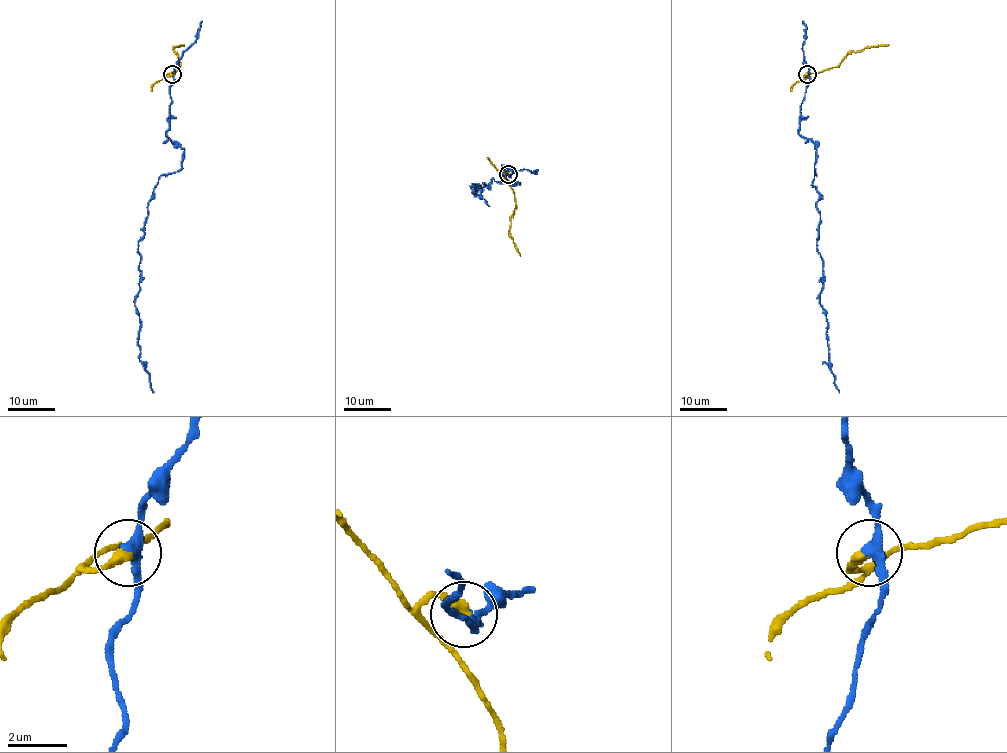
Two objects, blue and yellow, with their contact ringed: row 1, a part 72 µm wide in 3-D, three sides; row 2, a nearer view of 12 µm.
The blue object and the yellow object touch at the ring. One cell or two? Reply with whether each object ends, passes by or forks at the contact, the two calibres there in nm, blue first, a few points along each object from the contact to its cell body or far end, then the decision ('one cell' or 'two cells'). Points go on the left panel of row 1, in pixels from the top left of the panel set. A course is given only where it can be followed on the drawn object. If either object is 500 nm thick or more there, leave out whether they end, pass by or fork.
blue passes by; yellow ends; calibres 320 and 340 nm; course blue (172, 74), (166, 134), (184, 158), (153, 188), (138, 243), (134, 302), (139, 360), (153, 392); course yellow (172, 74), (165, 77), (179, 67), (173, 48), (184, 45); two cells

